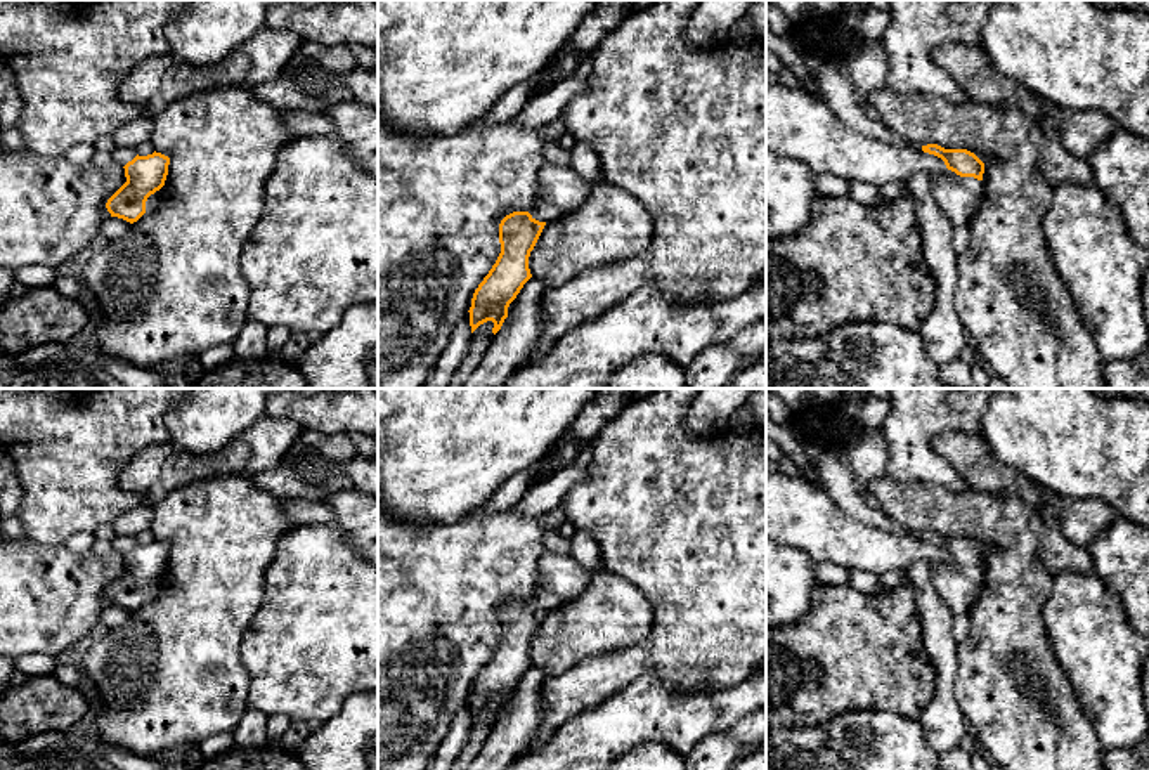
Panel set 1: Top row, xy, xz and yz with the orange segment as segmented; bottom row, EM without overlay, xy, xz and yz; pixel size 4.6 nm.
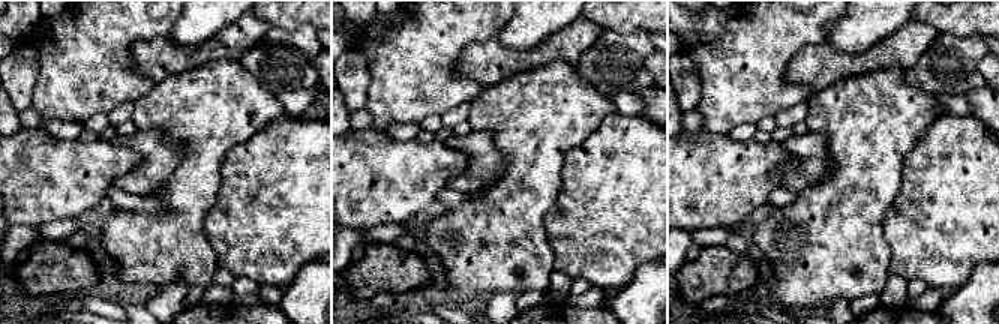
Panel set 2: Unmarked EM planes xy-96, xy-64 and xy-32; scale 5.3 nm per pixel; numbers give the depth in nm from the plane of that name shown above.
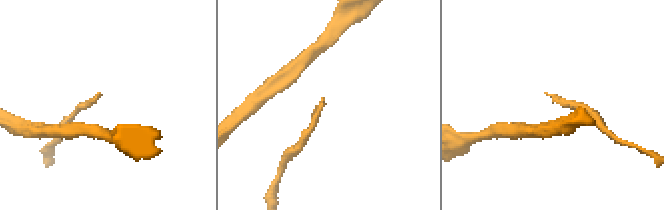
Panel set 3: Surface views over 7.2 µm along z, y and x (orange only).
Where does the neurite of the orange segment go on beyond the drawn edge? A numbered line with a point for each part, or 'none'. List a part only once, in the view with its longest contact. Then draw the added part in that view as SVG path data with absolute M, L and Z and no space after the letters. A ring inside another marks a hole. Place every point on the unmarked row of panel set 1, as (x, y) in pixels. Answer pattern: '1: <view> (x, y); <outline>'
1: yz (957, 587); M946 557L931 567L931 584L953 616L969 614L983 588L983 569Z

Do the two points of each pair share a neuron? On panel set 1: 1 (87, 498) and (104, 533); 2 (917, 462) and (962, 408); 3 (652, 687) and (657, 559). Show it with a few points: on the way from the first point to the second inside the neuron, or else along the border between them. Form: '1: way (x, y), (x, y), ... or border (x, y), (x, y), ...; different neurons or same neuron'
1: border (111, 522), (103, 522), (92, 531); different neurons
2: way (917, 446), (917, 441), (947, 411); same neuron
3: border (690, 691), (640, 675), (616, 694); different neurons

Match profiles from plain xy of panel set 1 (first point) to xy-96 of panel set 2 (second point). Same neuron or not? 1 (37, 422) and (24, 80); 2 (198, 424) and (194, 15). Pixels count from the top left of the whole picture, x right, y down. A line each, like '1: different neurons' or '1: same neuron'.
1: different neurons
2: same neuron

